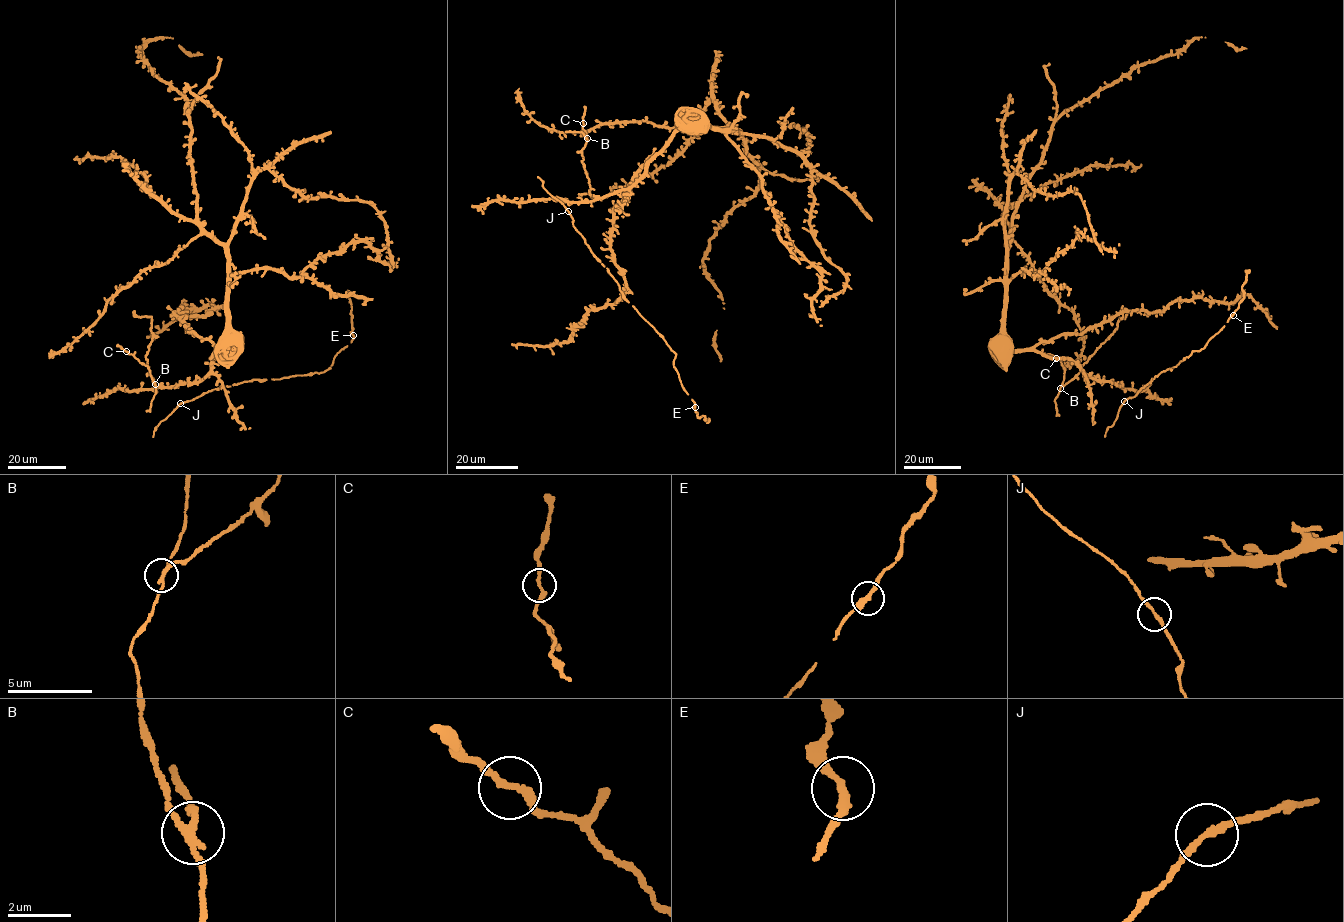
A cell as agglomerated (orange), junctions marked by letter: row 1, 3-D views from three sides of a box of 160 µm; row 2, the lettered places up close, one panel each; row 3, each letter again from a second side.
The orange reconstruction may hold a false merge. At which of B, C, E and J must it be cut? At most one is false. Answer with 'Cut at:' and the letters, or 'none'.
Cut at: B

